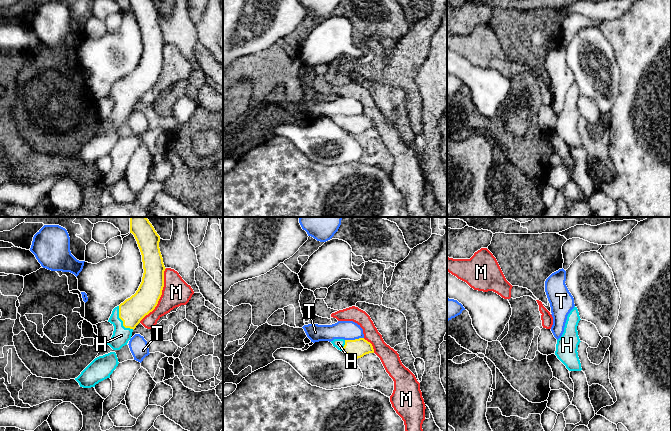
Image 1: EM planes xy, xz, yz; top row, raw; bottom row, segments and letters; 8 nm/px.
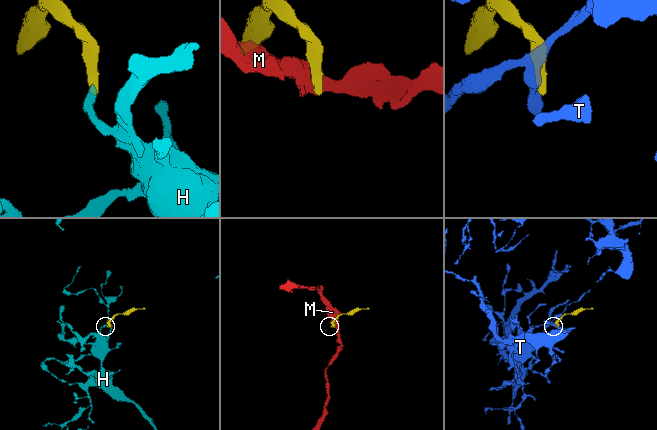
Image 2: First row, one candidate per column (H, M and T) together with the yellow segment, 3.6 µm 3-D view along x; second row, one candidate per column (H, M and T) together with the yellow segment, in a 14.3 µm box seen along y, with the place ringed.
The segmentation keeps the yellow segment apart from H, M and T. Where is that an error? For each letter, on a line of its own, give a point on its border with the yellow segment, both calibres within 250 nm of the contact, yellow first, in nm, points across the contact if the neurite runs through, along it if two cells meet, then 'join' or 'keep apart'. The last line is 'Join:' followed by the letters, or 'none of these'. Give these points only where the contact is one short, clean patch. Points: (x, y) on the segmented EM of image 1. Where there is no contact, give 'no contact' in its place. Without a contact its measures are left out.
H: xy (122, 320) | 200/140 nm | across xy (134, 309), (122, 320), (121, 335) | join
M: xy (160, 296) | 200/220 nm | keep apart
T: xz (355, 339) | 150/160 nm | along xz (363, 337), (345, 340) | keep apart
Join: H

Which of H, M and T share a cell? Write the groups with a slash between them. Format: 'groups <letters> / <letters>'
groups H / M / T

